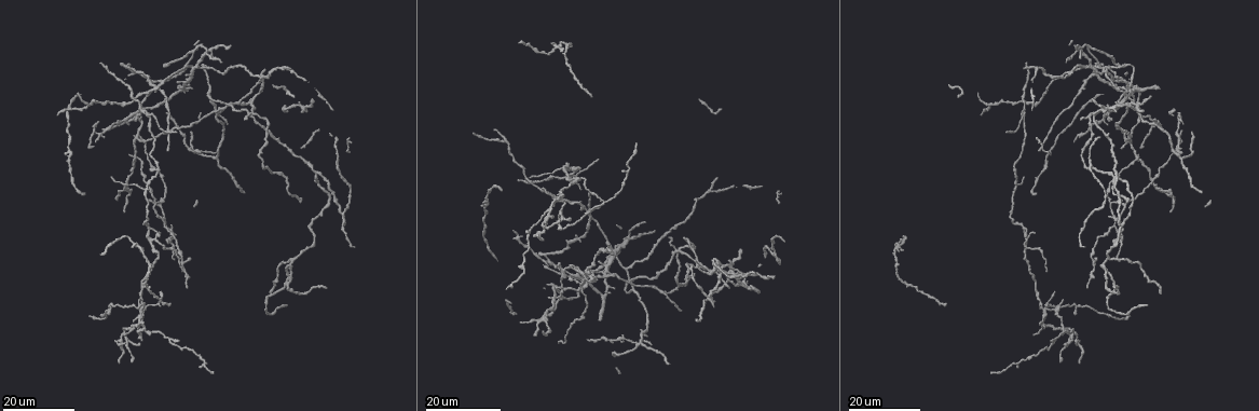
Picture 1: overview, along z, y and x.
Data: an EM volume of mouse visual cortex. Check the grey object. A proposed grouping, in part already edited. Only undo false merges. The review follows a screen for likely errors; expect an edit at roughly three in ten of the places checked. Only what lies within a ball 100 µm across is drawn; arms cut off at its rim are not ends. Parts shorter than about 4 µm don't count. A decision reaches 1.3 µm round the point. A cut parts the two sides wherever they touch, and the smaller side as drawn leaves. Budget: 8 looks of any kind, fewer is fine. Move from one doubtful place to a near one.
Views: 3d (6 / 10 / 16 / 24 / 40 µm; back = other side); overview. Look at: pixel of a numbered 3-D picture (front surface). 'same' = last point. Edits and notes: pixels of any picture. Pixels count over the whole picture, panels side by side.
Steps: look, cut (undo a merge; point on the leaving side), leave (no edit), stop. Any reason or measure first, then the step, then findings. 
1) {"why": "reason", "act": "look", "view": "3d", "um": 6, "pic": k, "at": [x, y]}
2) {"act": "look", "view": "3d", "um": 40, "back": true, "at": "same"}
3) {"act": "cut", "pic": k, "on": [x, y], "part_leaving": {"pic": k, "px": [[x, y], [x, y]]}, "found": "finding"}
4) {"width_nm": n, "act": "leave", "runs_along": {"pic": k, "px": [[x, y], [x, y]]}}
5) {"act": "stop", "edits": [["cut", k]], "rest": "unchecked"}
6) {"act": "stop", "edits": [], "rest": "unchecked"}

{"why": "four arms meet", "act": "look", "view": "3d", "um": 24, "pic": 1, "at": [135, 136]}

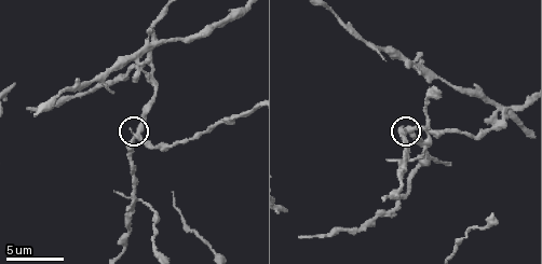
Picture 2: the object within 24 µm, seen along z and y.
{"act": "look", "view": "3d", "um": 6, "pic": 2, "at": [136, 138]}

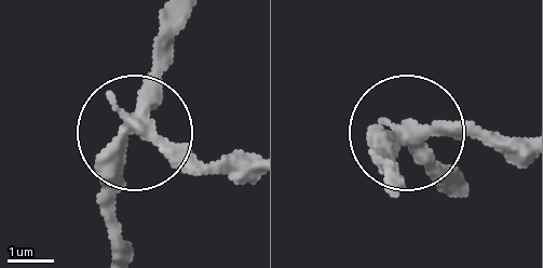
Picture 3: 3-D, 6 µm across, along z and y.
{"side_arm_um": 51, "arms": 4, "act": "leave", "found": "all the same neuron"}

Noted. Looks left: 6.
{"why": "looks like a crossing", "act": "look", "view": "3d", "um": 16, "pic": 2, "at": [409, 159]}

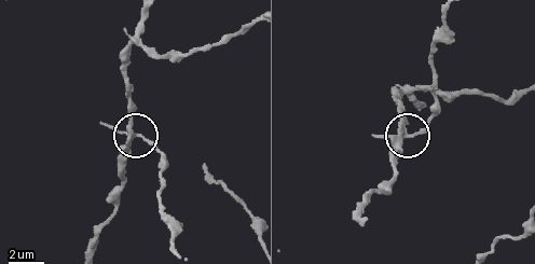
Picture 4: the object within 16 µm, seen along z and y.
{"act": "look", "view": "3d", "um": 6, "pic": 4, "at": [139, 136]}

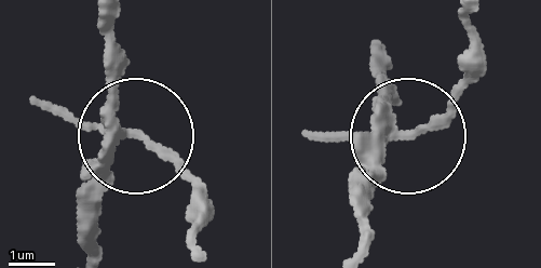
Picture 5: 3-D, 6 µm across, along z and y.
{"act": "cut", "pic": 5, "on": [176, 166], "part_leaving": {"pic": 5, "px": [[124, 134], [183, 173], [194, 227]]}, "found": "two neurons meet here"}

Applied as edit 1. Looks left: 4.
{"why": "three arms meet", "act": "look", "view": "3d", "um": 24, "pic": 1, "at": [625, 336]}

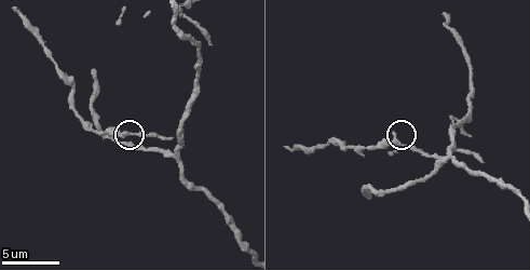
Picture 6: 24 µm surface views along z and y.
{"act": "look", "view": "3d", "um": 6, "pic": 6, "at": [398, 142]}

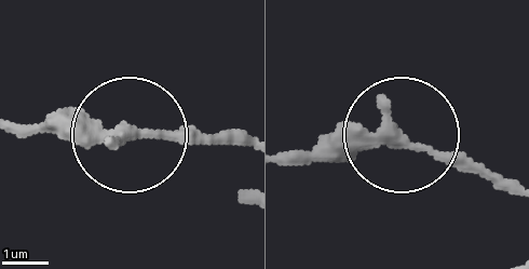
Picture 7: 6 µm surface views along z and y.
{"width_nm": 220, "act": "leave", "runs_along": {"pic": 7, "px": [[242, 140], [68, 140], [22, 129]]}, "found": "one neuron here"}

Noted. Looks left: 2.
{"why": "small branch off a trunk", "act": "look", "view": "3d", "um": 16, "pic": 1, "at": [1095, 115]}

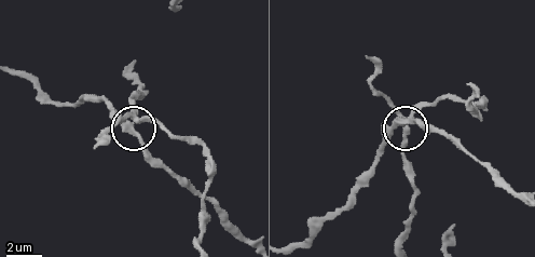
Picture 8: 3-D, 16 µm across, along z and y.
{"why": "zoom in", "act": "look", "view": "3d", "um": 10, "pic": 8, "at": [402, 123]}

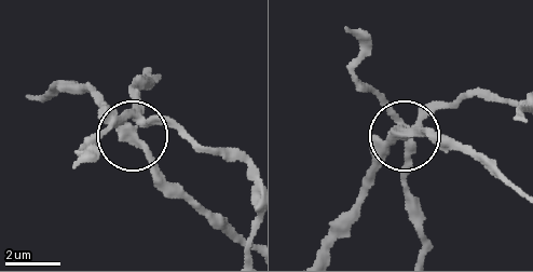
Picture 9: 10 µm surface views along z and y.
{"act": "leave", "runs_along": {"pic": 9, "px": [[42, 97], [86, 91], [133, 134], [149, 125], [181, 125]]}, "found": "continuous, no second neuron"}

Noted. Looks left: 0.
{"act": "stop", "edits": [["cut", 5]], "rest": "unchecked"}

